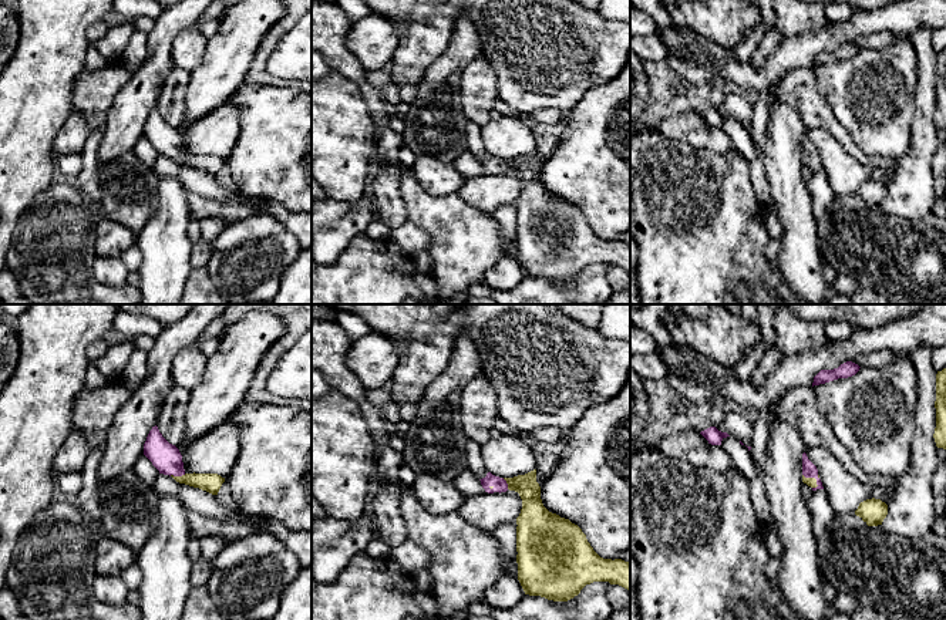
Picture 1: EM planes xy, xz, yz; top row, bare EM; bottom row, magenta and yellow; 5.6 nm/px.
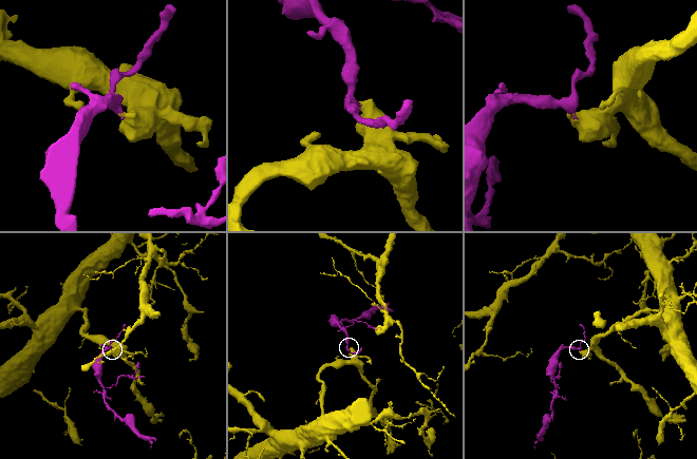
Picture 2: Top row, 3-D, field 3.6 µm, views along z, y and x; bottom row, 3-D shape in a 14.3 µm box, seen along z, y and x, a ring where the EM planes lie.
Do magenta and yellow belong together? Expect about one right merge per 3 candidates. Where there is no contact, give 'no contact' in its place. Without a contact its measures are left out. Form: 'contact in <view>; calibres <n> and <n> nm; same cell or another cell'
contact in xy; calibres 160 and 110 nm; same cell

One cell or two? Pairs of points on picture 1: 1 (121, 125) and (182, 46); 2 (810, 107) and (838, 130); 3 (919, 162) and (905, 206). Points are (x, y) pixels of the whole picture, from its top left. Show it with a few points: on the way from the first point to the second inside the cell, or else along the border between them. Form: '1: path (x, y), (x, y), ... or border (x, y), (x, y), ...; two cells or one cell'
1: border (185, 29), (172, 44), (174, 66); two cells
2: path (817, 111), (831, 124); one cell
3: path (913, 174), (911, 195); one cell

